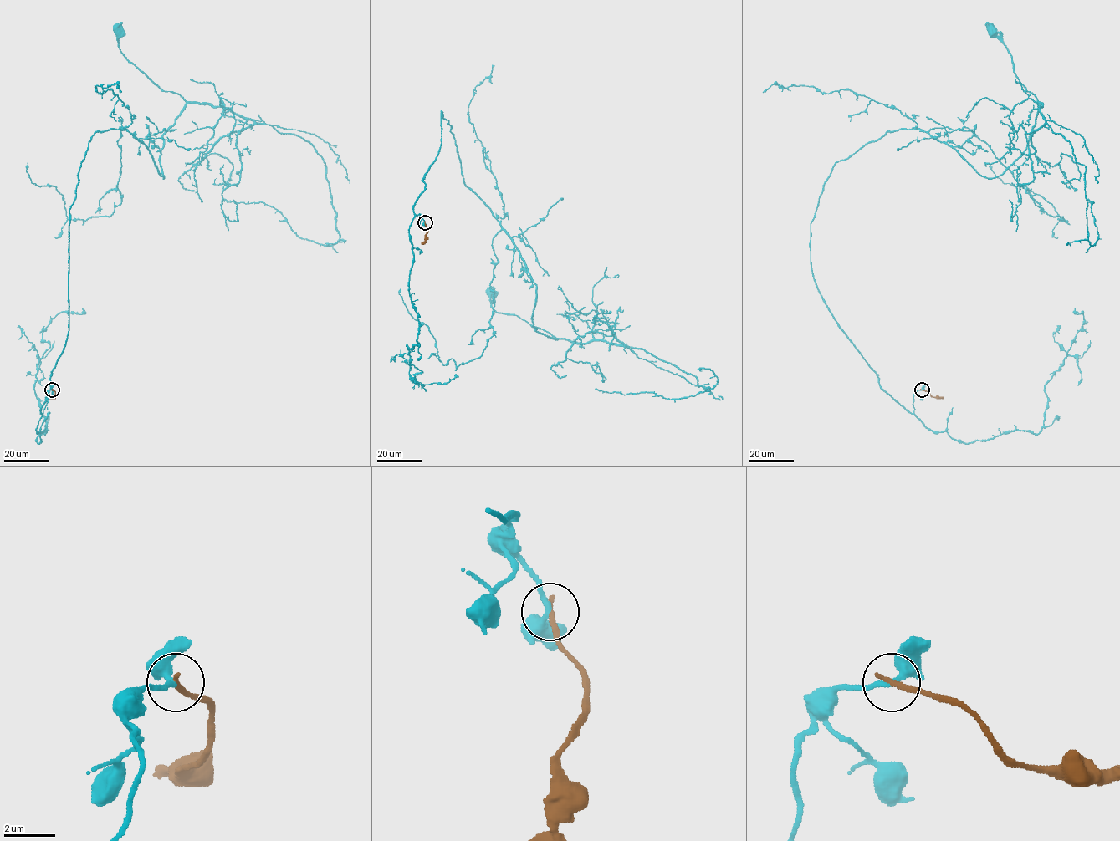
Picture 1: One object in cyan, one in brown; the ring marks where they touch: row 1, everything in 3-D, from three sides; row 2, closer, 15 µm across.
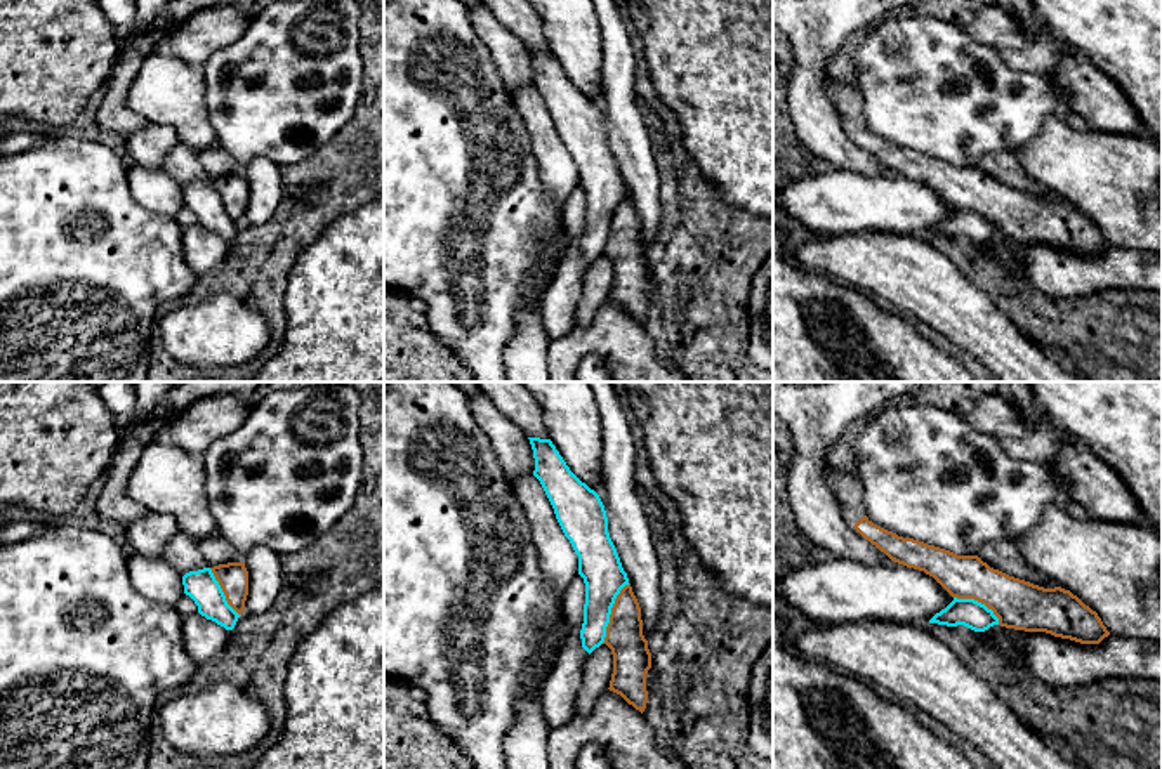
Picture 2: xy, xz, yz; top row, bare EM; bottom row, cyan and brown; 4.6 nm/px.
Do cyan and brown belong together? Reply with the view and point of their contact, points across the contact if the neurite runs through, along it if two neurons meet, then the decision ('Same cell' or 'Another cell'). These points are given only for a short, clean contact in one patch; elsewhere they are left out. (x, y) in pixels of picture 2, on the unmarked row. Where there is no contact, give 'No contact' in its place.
Touches cyan at xz (610, 224). Boundary: xz (629, 195), (615, 210), (607, 247), (601, 254). Another cell

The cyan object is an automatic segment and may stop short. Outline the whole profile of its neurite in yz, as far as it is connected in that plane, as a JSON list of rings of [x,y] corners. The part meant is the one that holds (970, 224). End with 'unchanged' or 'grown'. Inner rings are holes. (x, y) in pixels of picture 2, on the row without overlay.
[[[957,210],[936,224],[929,234],[957,238],[964,236],[974,243],[985,243],[994,236],[999,236],[999,229],[985,215],[974,210]]] | unchanged

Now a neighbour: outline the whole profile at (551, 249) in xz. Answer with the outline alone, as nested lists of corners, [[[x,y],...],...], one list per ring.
[[[566,229],[552,231],[547,238],[544,238],[538,245],[538,257],[545,262],[561,262],[568,250],[570,236]]]

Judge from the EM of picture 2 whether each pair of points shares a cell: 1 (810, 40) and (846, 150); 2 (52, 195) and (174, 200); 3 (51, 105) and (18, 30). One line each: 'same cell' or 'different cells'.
1: same cell
2: different cells
3: same cell

